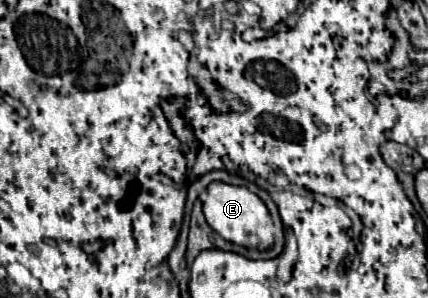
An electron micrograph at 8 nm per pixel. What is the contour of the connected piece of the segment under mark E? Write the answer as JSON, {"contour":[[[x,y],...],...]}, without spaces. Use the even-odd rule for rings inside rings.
{"contour":[[[212,181],[206,189],[204,199],[204,217],[208,225],[226,241],[232,241],[236,245],[248,247],[248,249],[268,249],[272,245],[272,219],[258,195],[254,195],[250,189],[242,185],[228,185],[222,181]]]}

